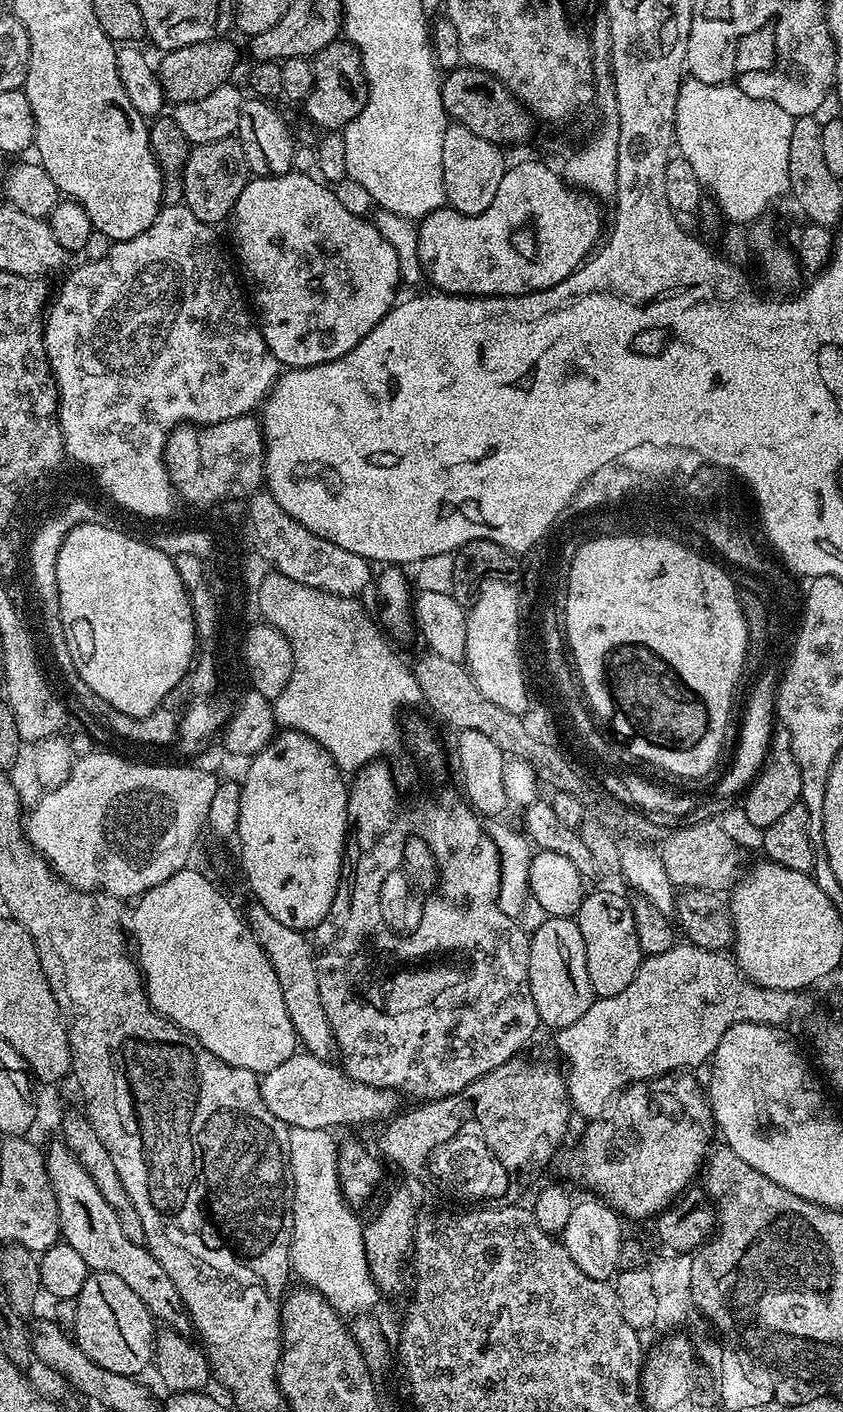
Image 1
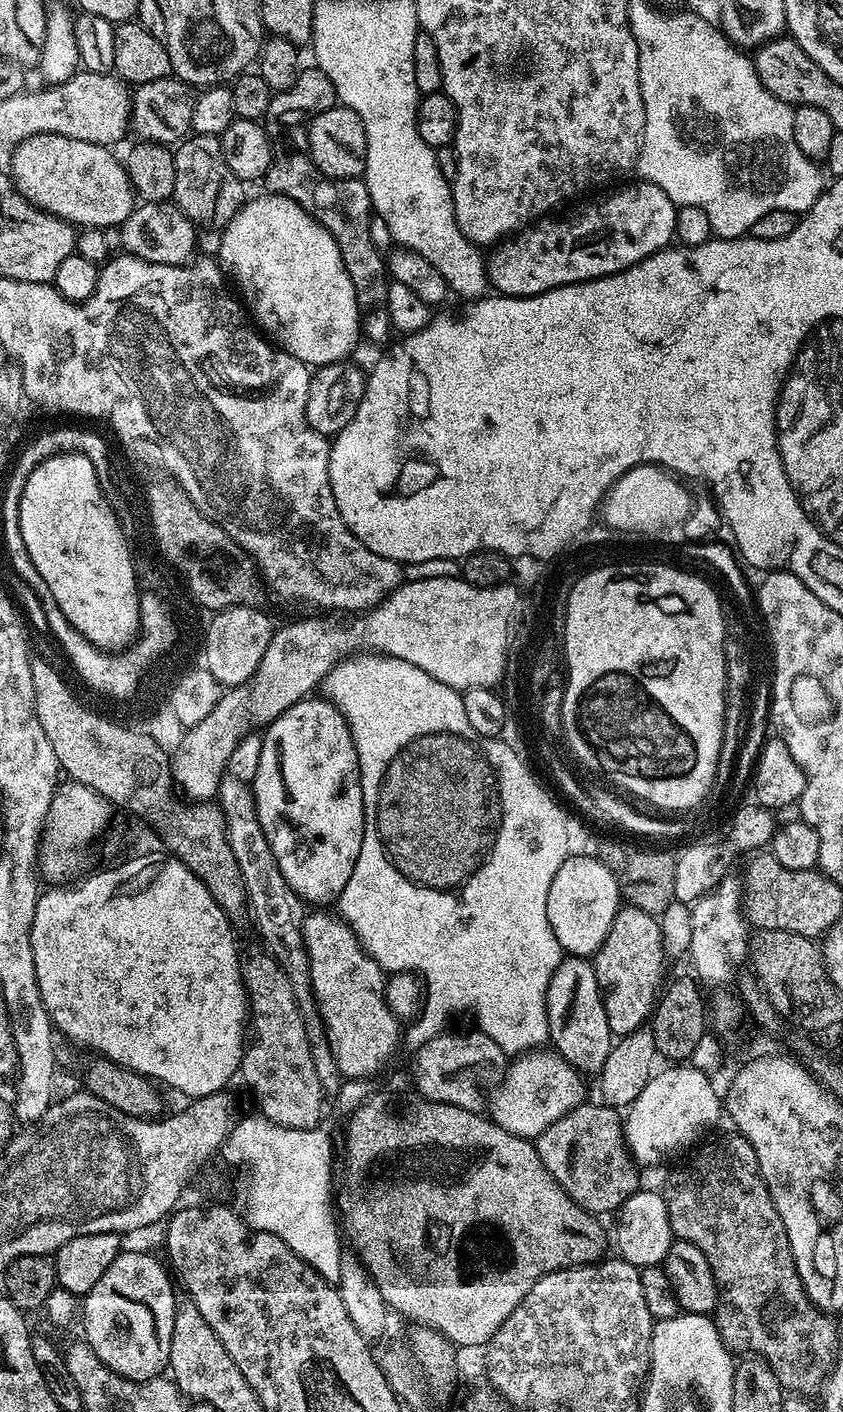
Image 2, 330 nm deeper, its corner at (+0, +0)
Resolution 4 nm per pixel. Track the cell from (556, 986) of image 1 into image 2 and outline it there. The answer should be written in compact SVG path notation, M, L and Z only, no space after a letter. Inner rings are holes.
M568 956L561 959L548 987L546 1010L551 1047L577 1072L599 1074L606 1066L614 1037L610 1030L610 1022L606 1022L604 999L591 959L582 956Z

